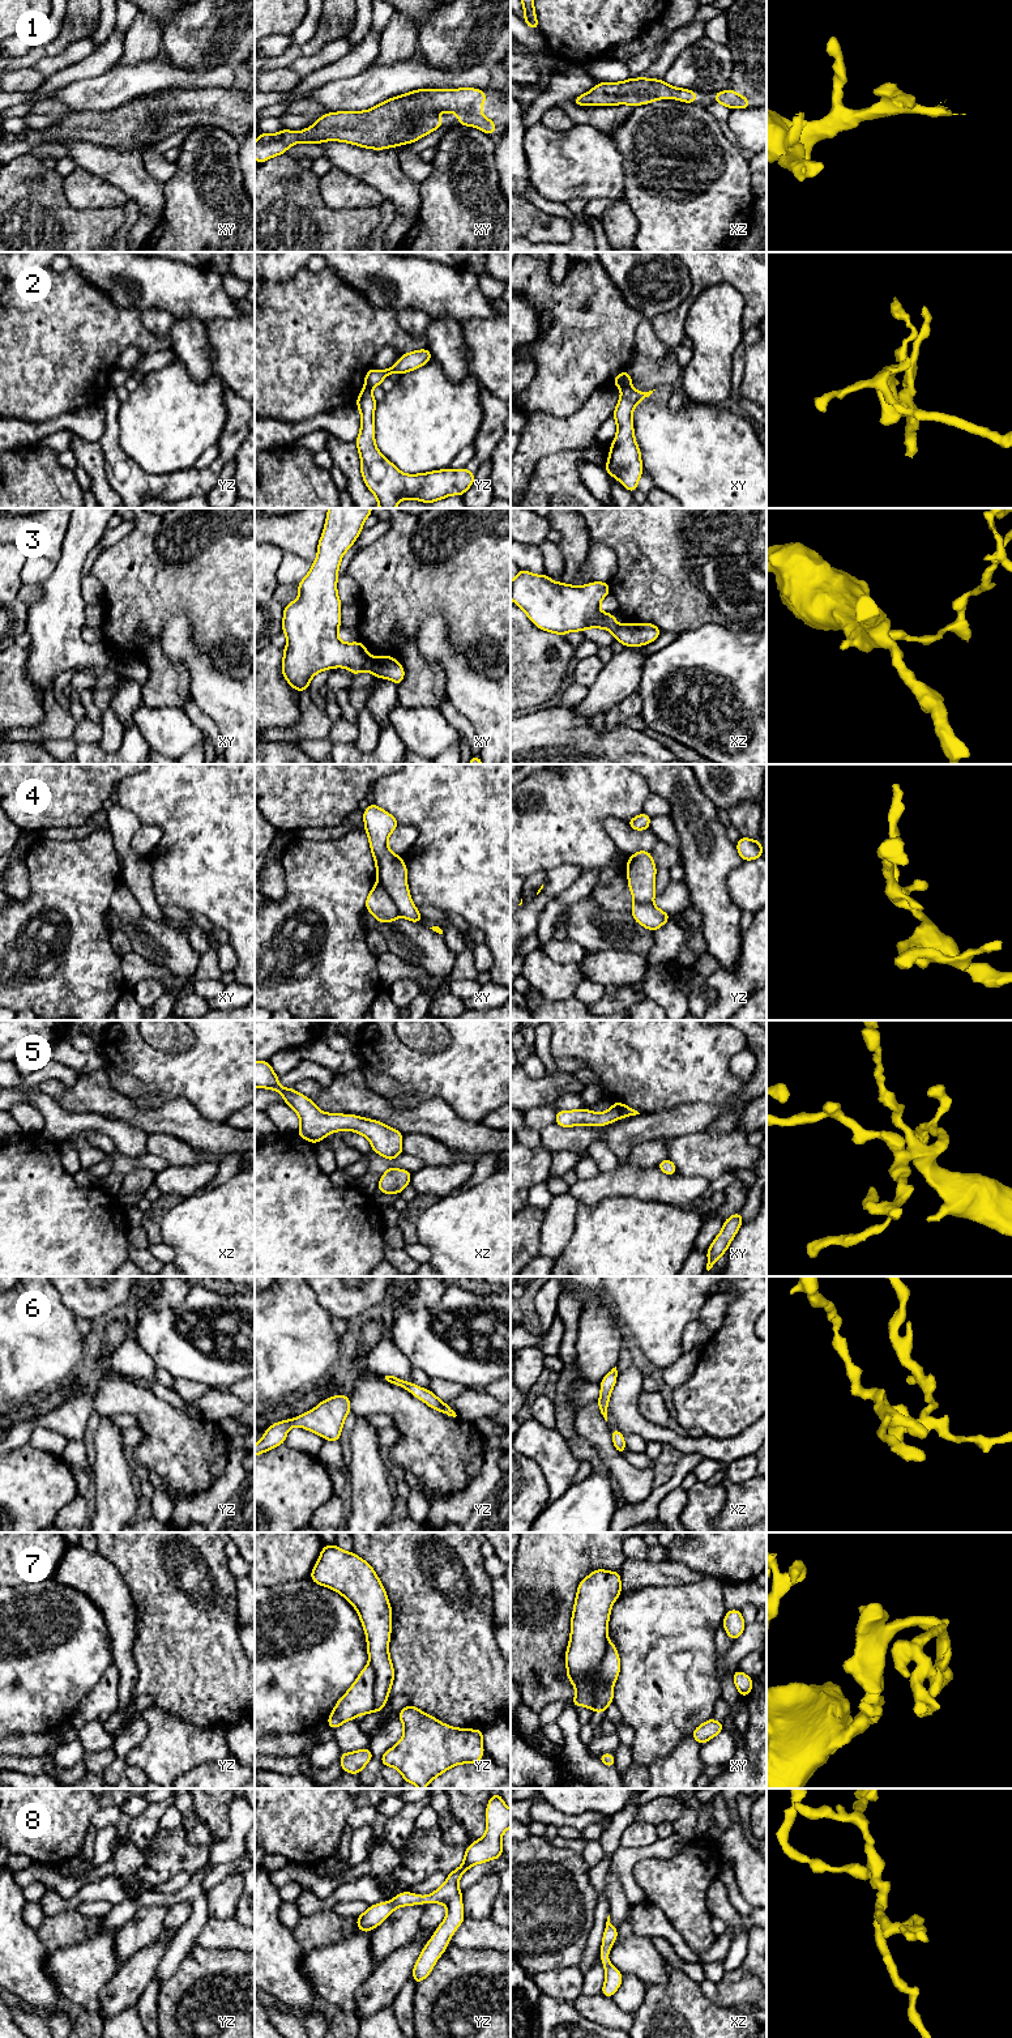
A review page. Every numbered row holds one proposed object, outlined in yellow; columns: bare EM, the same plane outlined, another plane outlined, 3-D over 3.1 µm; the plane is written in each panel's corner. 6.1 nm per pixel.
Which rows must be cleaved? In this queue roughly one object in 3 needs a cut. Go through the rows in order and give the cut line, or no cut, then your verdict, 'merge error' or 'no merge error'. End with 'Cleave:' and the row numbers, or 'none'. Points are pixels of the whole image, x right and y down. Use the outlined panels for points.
1: no cut; no merge error
2: cut in xy along (630, 384), (622, 389); merge error
3: cut in xy along (368, 656), (359, 668), (350, 670); merge error
4: cut in xy along (378, 881), (401, 915); merge error
5: no cut; no merge error
6: no cut; no merge error
7: cut in xy along (606, 1640), (606, 1650), (594, 1672), (589, 1678), (575, 1679); merge error
8: no cut; no merge error
Cleave: 2, 3, 4, 7

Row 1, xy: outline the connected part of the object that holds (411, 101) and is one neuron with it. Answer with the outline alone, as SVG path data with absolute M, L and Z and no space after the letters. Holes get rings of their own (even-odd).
M418 89L371 110L328 112L300 132L259 133L255 159L260 165L299 142L342 141L375 150L413 144L443 127L439 112L454 112L457 124L475 127L491 136L498 127L481 112L486 101L487 95L481 89Z

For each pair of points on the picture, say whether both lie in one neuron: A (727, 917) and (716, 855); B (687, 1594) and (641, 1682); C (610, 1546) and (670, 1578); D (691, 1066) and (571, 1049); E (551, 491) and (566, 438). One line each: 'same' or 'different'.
A: same
B: same
C: different
D: same
E: different

